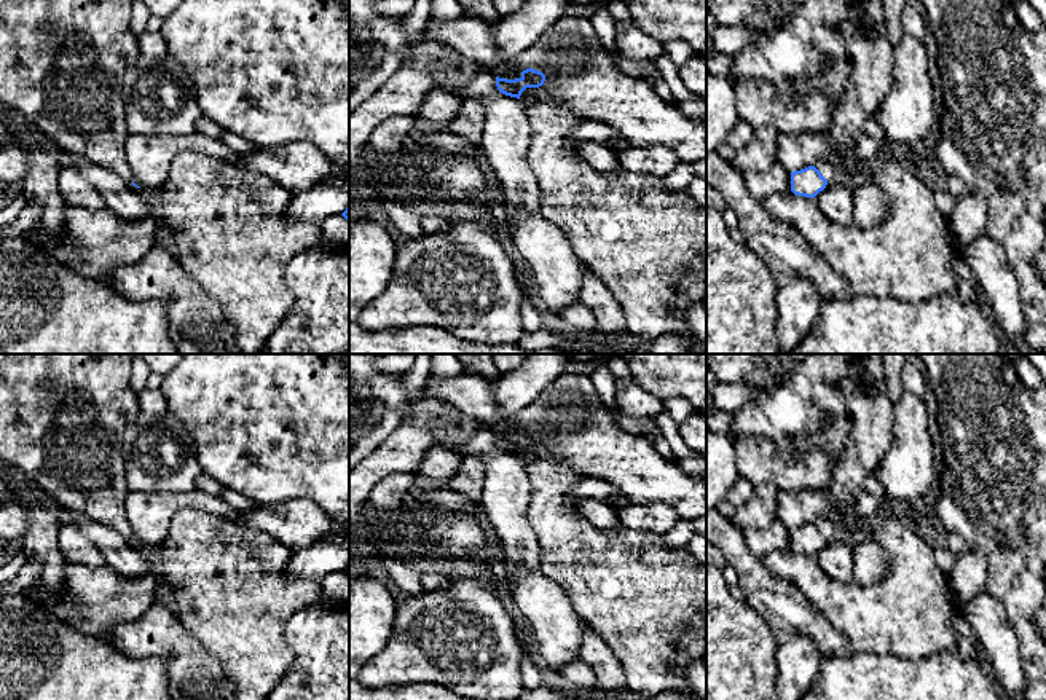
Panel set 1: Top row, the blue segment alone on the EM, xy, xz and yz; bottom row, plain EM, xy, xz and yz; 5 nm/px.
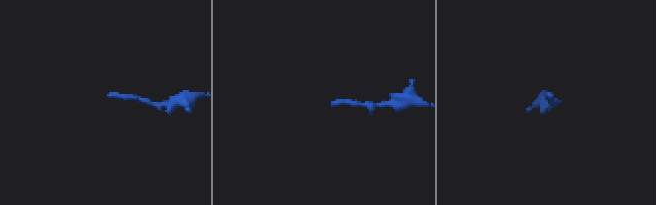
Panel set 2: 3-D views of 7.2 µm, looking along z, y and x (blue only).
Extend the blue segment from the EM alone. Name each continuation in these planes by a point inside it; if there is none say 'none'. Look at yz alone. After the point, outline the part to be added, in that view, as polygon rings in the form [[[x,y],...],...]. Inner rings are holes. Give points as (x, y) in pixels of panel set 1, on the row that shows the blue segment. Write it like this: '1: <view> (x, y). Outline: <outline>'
1: yz (828, 169). Outline: [[[823,159],[815,164],[815,167],[821,172],[821,175],[828,180],[832,182],[837,179],[837,167],[834,163]]]

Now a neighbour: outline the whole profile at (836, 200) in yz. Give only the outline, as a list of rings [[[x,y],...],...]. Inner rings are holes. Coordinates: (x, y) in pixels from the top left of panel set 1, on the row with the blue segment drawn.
[[[832,180],[815,196],[818,207],[826,217],[840,225],[853,222],[853,188],[850,182]]]

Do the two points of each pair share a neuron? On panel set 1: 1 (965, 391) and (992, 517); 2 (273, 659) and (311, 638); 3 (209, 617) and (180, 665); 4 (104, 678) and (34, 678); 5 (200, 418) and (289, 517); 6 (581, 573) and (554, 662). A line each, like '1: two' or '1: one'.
1: one
2: two
3: two
4: one
5: two
6: two

